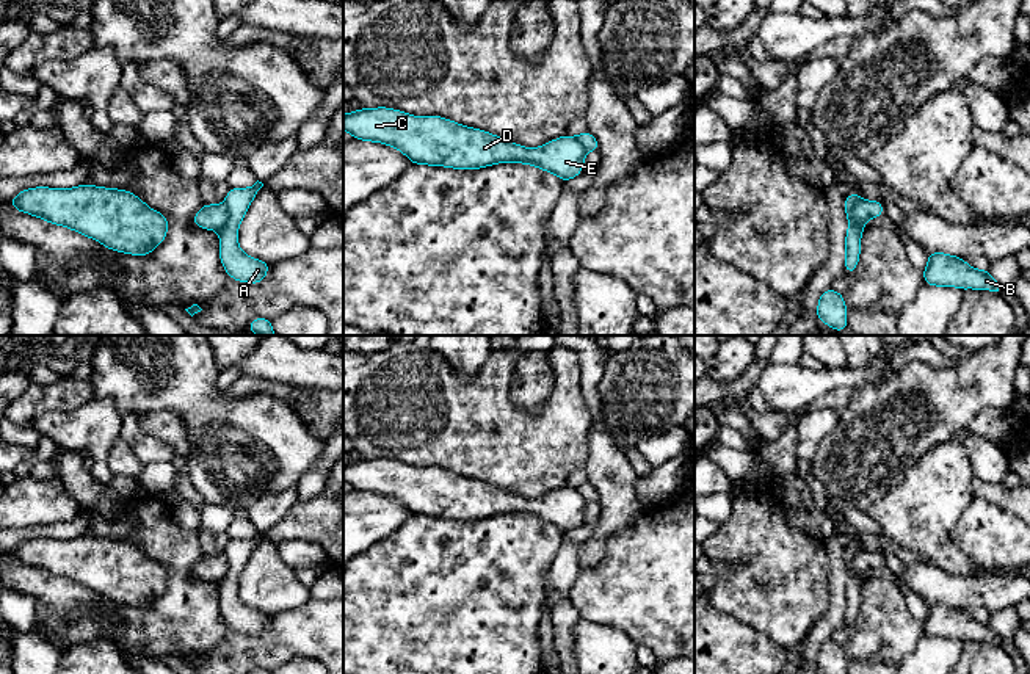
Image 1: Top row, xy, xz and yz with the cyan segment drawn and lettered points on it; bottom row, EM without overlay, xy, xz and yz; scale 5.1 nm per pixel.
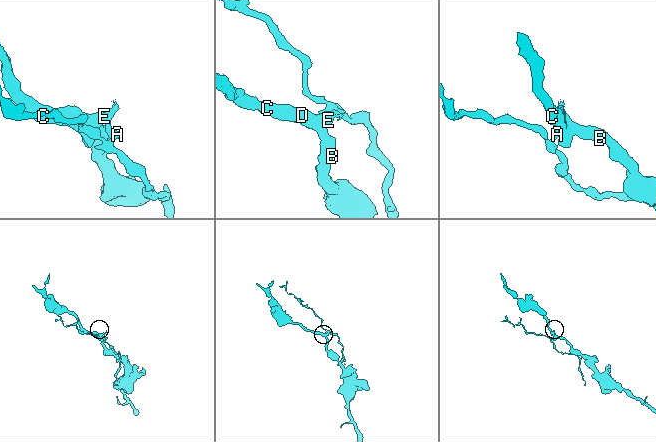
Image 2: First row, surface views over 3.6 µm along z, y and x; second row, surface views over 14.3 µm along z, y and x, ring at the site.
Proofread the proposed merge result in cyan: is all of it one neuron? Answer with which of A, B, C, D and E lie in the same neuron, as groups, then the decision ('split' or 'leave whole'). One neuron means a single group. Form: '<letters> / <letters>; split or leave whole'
A / B C D E; split

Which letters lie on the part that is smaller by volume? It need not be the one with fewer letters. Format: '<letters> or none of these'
A

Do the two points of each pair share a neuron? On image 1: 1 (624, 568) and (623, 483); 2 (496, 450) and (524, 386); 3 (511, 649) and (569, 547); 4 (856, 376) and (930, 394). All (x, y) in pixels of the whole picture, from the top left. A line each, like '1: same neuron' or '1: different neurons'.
1: different neurons
2: different neurons
3: different neurons
4: different neurons

